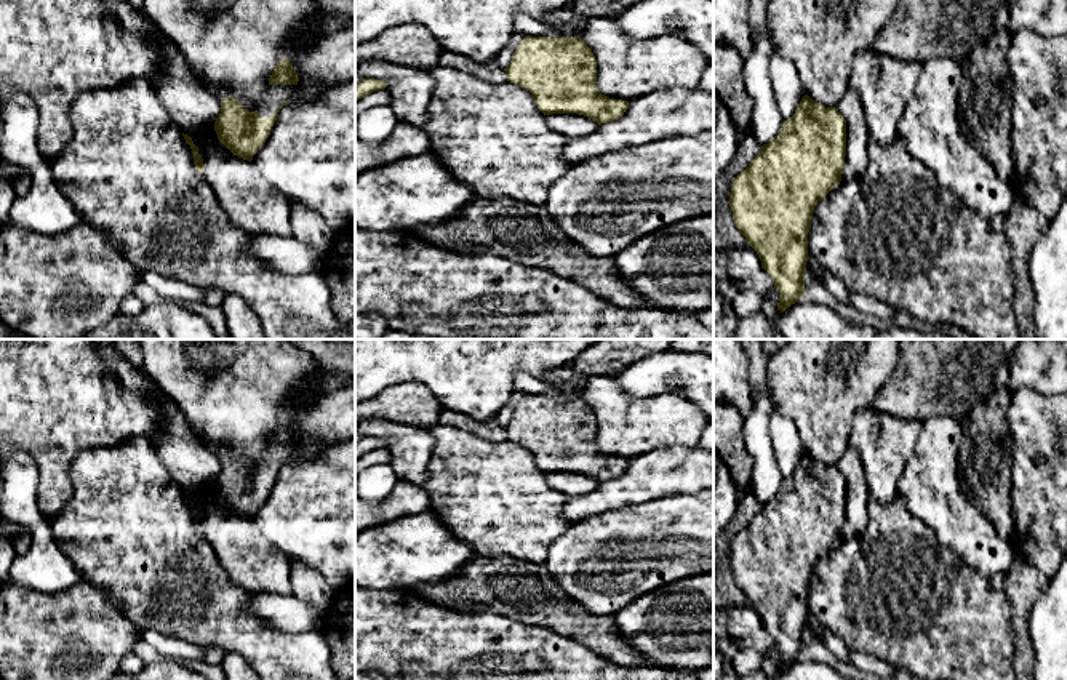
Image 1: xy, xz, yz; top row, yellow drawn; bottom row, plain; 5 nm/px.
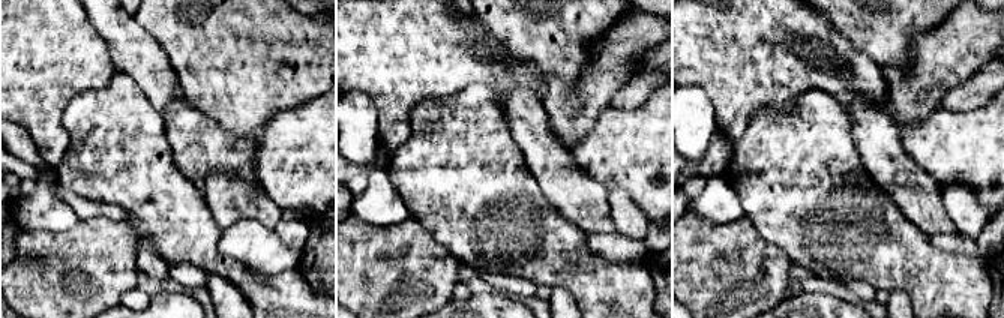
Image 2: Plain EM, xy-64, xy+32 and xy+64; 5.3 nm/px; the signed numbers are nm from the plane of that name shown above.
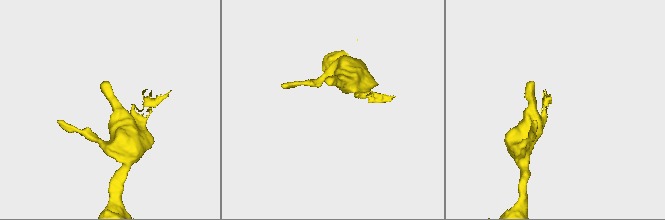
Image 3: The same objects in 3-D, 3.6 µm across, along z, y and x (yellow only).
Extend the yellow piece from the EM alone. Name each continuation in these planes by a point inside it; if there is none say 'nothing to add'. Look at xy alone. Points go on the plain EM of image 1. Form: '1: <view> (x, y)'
1: xy (277, 453)

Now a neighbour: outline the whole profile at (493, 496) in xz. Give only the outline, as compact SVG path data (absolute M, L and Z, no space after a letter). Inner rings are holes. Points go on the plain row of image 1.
M442 422L429 430L434 448L424 490L438 520L478 557L507 555L544 566L549 547L569 522L563 517L566 496L549 486L547 474L537 467L531 451L510 440L493 443Z

